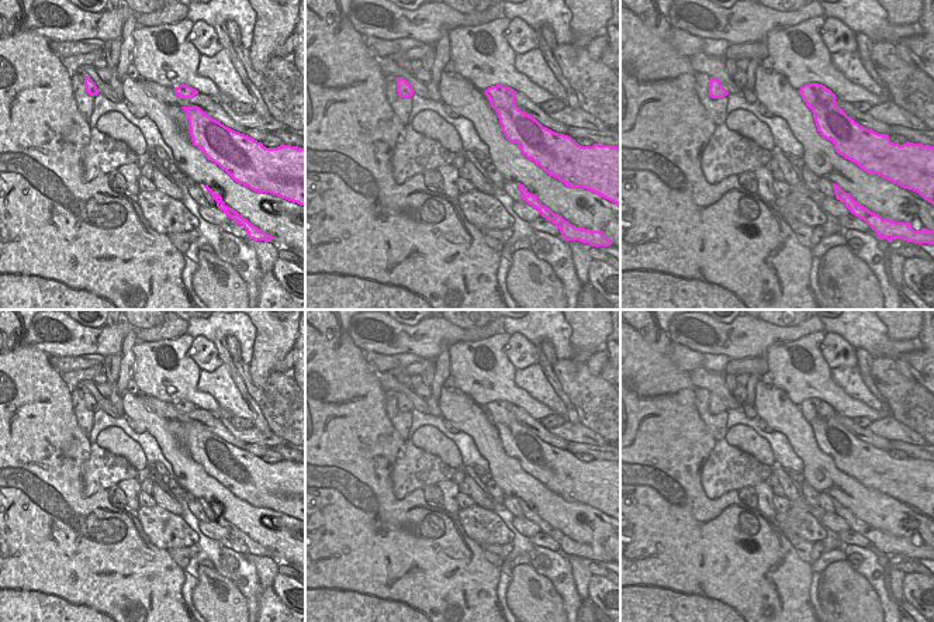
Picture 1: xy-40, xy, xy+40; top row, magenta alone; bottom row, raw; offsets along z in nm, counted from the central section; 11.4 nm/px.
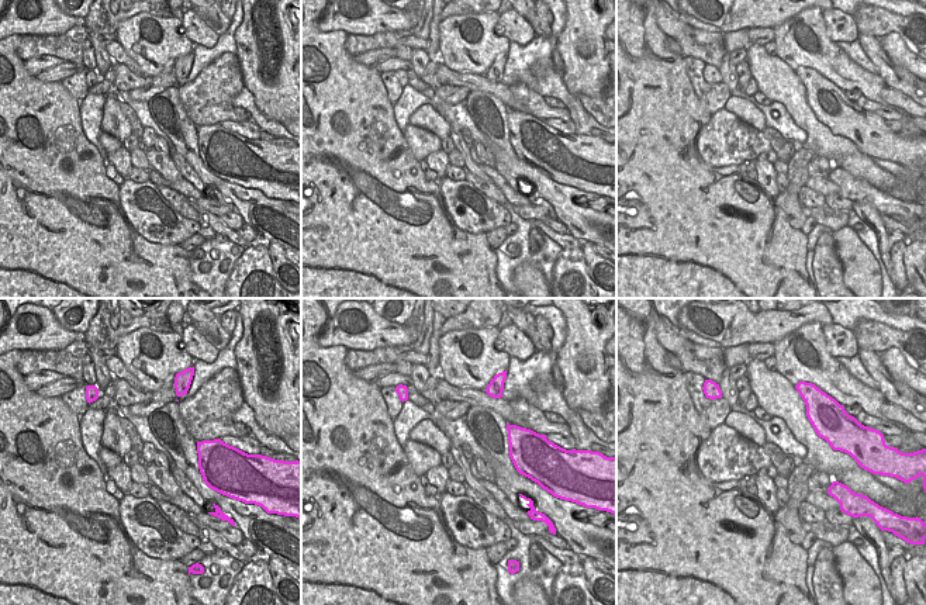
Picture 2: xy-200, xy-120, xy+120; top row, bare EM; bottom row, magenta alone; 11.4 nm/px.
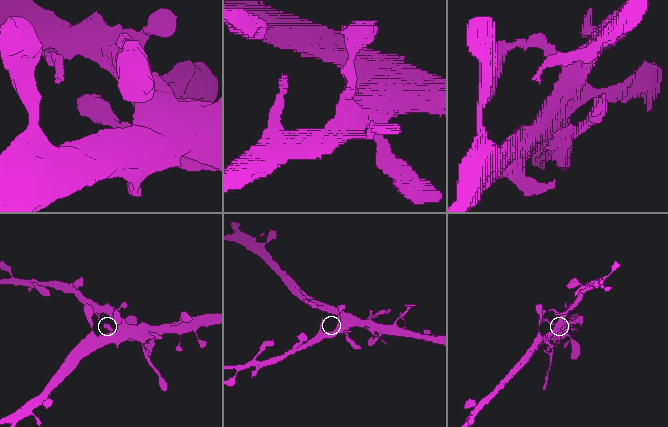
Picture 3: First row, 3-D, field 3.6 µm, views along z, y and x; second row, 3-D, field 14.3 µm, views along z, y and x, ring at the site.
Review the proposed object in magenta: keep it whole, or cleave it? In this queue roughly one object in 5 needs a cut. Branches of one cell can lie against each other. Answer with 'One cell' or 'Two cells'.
One cell.

